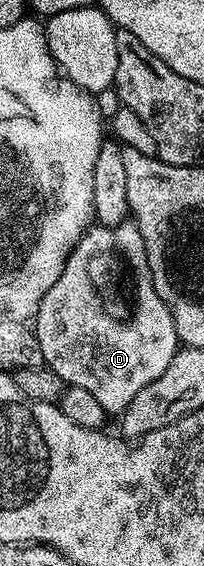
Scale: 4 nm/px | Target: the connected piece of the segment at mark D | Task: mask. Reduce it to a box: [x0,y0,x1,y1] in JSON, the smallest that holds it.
[32,220,180,416]

